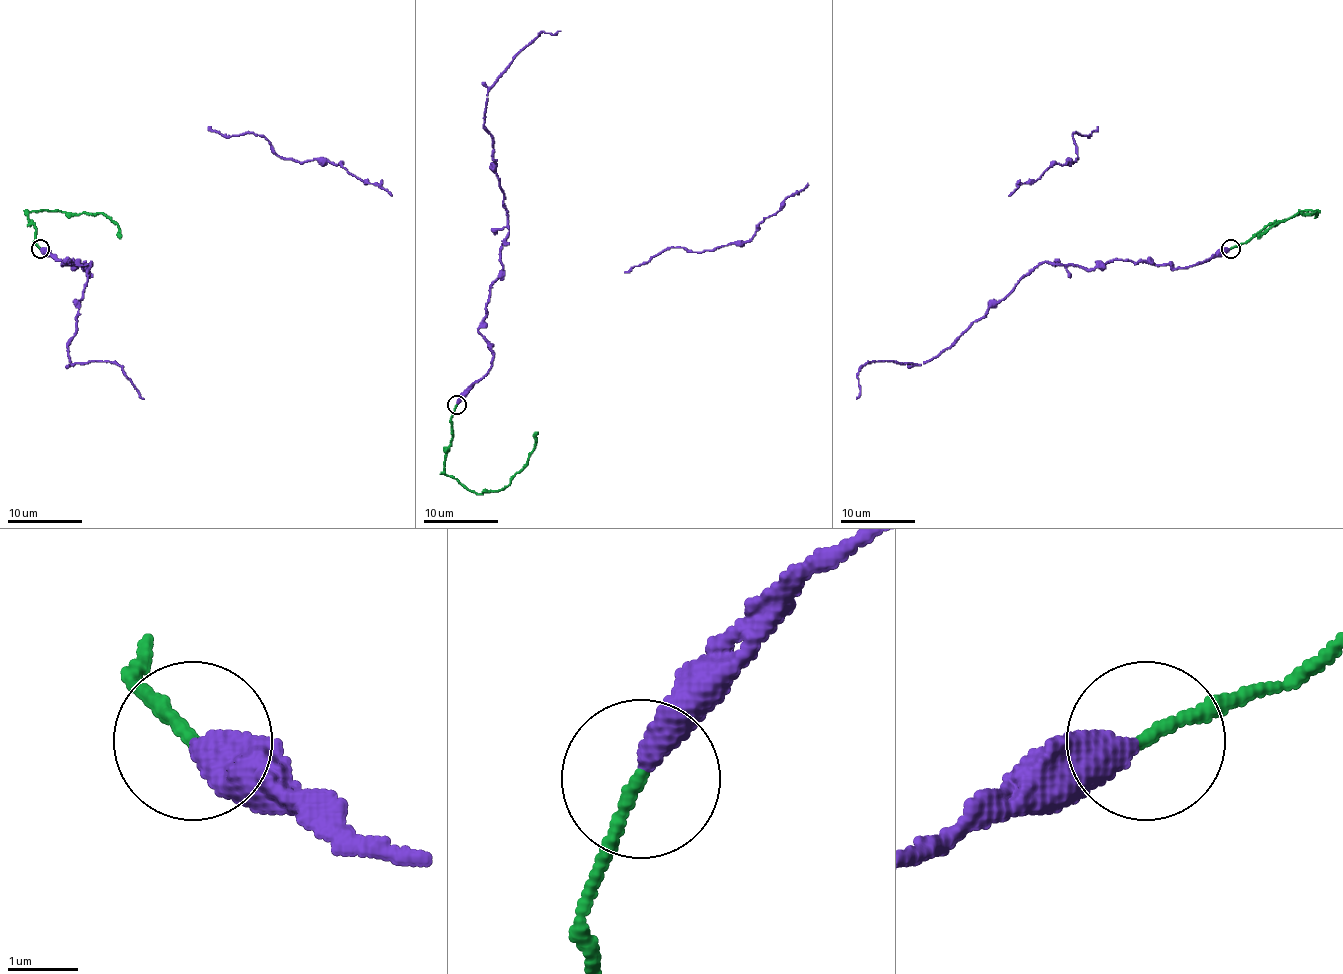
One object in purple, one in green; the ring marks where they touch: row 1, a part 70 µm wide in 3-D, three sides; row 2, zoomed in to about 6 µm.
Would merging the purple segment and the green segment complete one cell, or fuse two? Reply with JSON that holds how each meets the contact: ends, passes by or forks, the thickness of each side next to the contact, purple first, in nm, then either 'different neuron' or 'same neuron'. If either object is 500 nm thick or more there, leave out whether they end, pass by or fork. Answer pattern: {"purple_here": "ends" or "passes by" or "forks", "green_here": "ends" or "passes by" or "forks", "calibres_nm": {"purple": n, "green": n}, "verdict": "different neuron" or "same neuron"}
{"purple_here": "ends", "green_here": "ends", "calibres_nm": {"purple": 400, "green": 180}, "verdict": "different neuron"}

